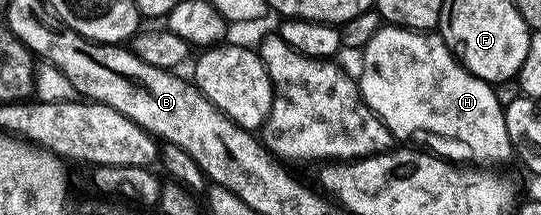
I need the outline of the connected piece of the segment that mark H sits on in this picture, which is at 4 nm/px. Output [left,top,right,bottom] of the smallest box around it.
[358,24,514,163]

